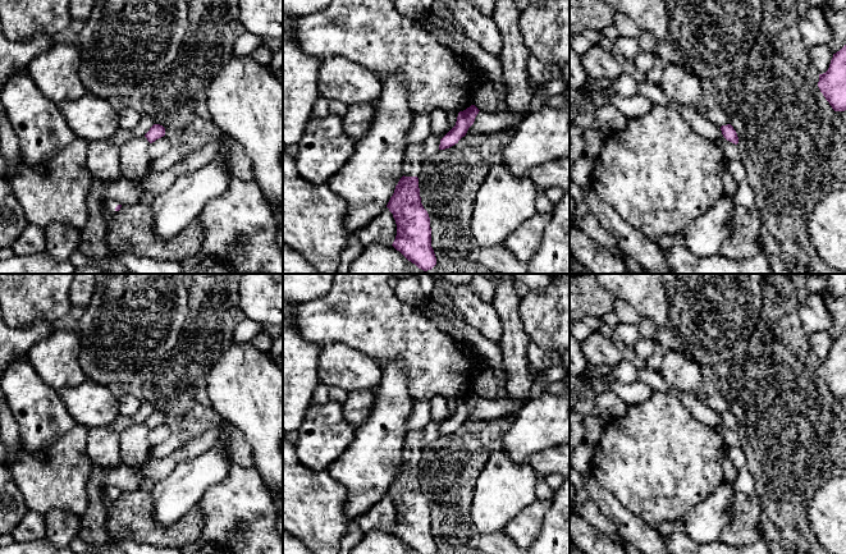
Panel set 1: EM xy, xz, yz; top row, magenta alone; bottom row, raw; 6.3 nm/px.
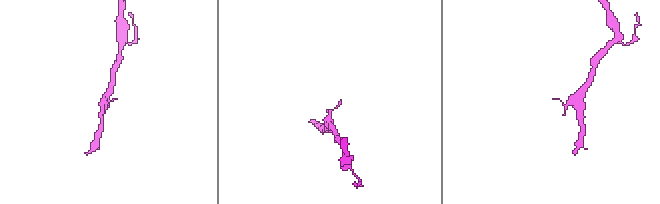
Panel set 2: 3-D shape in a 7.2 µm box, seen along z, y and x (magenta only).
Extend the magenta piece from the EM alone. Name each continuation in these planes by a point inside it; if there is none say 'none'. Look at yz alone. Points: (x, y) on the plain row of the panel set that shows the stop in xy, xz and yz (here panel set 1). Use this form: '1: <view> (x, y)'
none

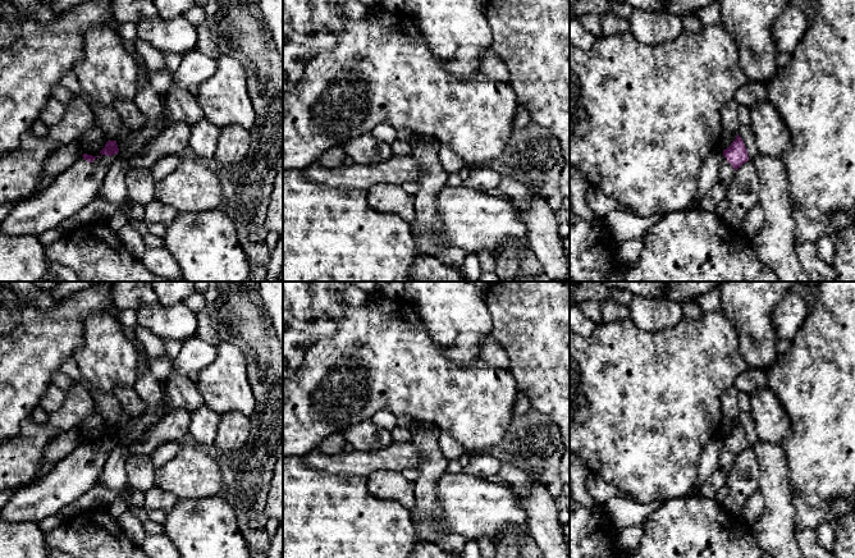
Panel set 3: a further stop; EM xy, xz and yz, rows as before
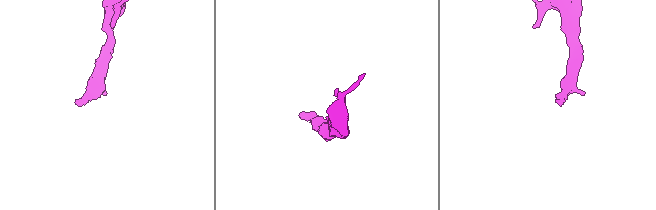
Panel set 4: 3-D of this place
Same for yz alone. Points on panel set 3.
1: yz (727, 460)

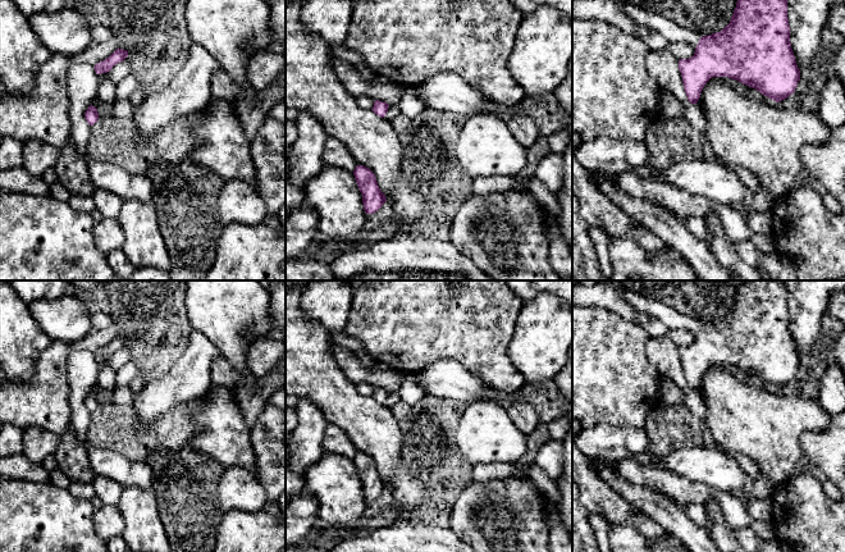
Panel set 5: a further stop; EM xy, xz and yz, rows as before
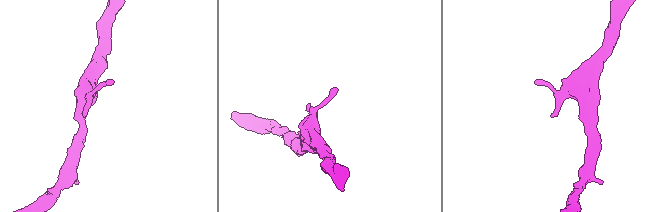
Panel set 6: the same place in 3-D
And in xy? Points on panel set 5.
none

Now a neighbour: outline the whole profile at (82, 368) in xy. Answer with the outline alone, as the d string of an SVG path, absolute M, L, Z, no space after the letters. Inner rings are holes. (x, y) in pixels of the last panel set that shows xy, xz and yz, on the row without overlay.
M70 347L67 370L70 386L70 424L77 438L86 444L91 412L87 410L84 400L92 387L99 383L99 362L92 352Z

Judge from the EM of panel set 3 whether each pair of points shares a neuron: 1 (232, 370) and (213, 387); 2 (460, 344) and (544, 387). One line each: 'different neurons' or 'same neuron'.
1: same neuron
2: different neurons

